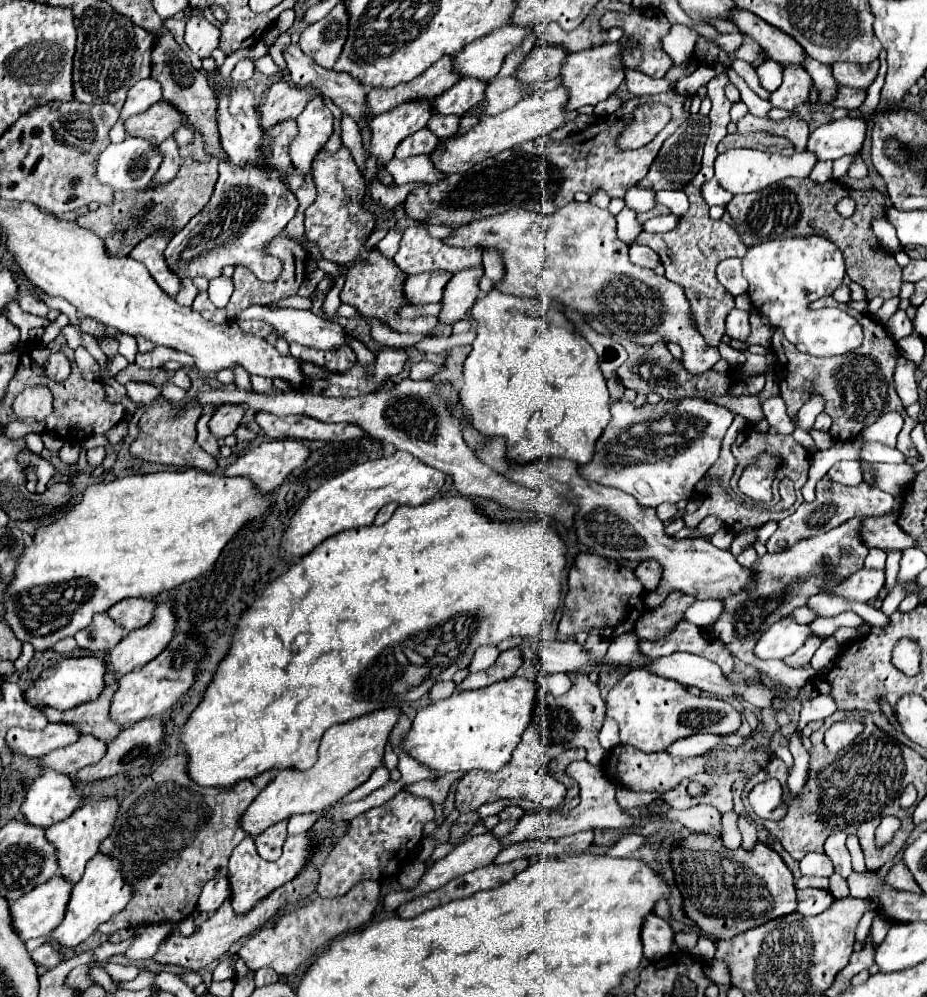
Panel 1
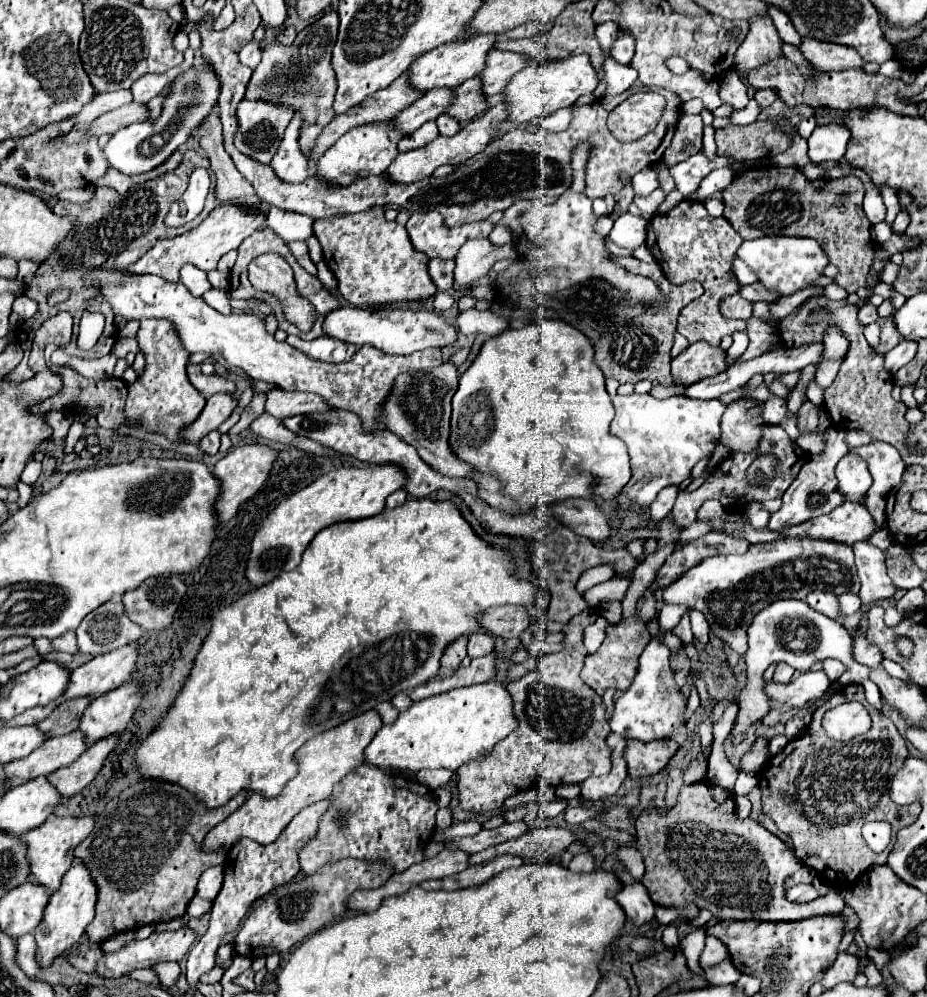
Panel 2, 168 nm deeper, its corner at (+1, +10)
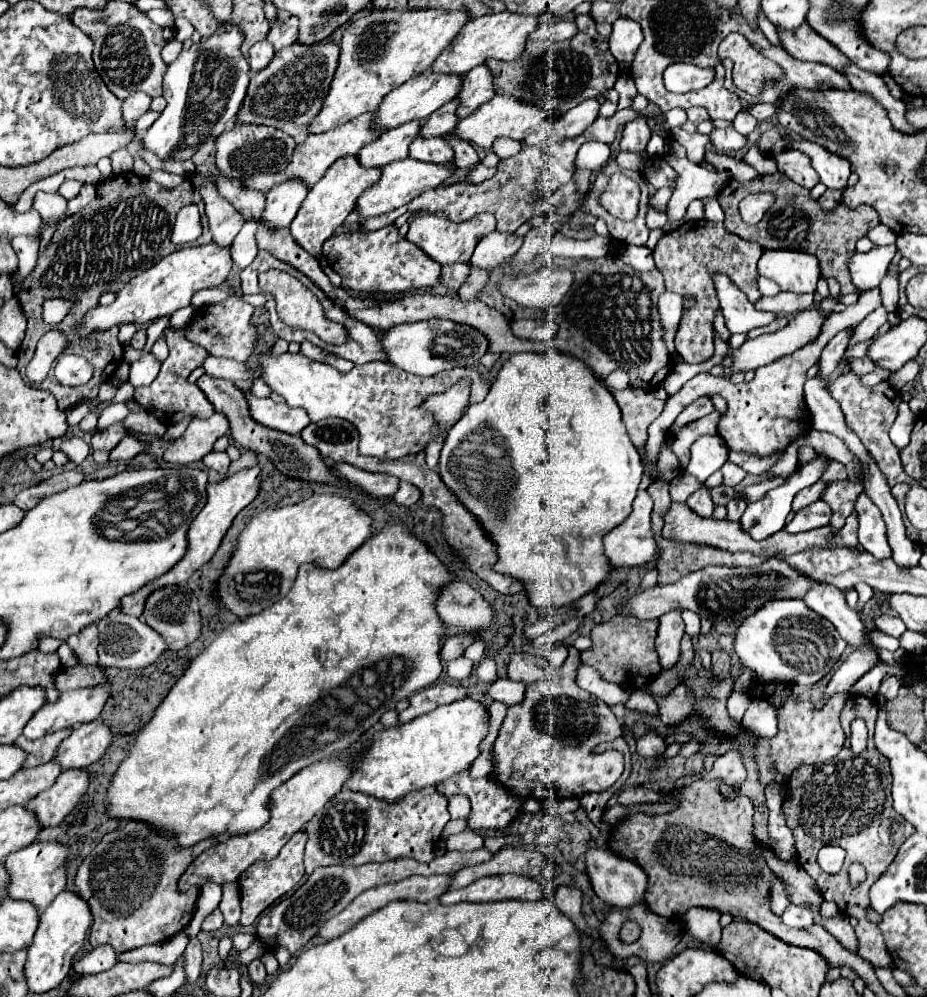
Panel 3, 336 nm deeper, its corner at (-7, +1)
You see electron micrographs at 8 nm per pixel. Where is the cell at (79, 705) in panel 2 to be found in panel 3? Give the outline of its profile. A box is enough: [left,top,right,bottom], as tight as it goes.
[16,730,72,768]

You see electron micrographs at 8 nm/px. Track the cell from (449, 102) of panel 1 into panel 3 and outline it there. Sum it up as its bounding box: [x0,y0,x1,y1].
[358,120,422,168]

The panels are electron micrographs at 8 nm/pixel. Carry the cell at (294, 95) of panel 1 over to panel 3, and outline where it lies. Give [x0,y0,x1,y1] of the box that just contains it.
[216,124,296,180]

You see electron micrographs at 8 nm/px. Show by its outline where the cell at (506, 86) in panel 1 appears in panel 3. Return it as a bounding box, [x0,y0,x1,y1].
[420,98,460,136]

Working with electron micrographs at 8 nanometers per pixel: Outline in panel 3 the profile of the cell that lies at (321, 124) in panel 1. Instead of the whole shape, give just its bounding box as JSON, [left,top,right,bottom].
[262,178,308,228]

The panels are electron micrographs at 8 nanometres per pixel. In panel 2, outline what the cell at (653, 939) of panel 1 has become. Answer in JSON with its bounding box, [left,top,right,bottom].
[614,883,656,927]

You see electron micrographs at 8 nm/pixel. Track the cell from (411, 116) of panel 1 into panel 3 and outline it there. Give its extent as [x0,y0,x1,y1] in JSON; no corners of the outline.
[290,156,382,258]

